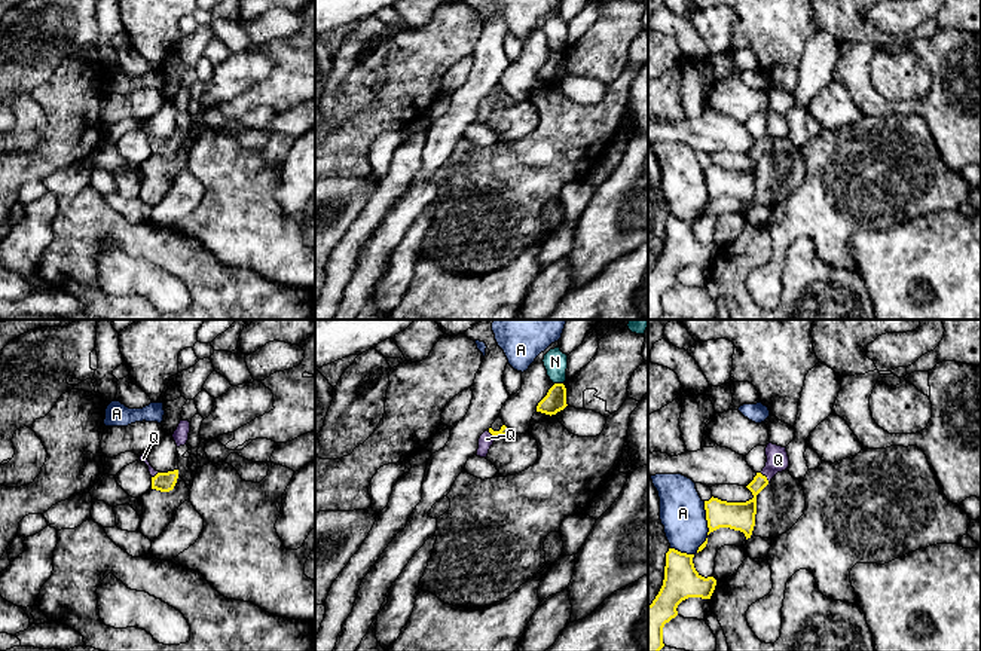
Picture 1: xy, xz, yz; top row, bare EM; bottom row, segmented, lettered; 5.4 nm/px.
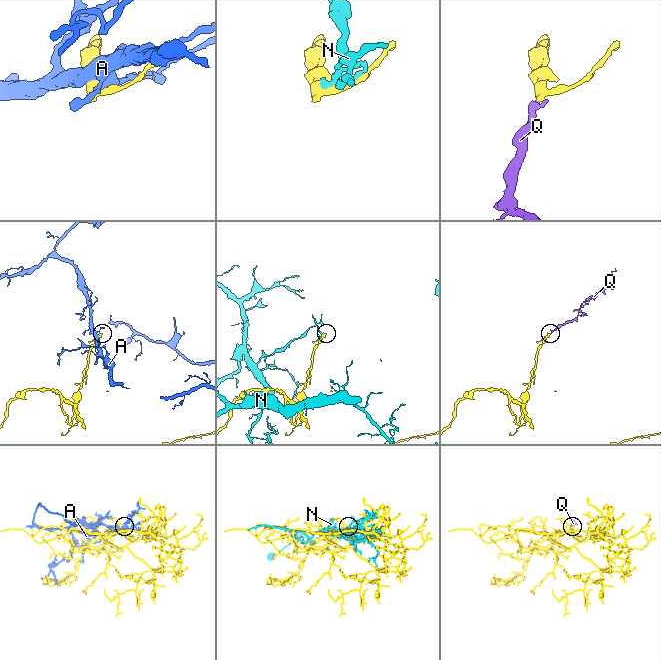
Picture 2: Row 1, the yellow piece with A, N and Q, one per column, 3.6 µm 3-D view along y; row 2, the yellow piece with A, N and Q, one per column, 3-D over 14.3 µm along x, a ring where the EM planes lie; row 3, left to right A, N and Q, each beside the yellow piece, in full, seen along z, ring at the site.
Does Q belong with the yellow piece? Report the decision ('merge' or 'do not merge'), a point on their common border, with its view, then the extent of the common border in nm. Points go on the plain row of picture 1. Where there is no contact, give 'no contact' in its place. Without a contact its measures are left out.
merge | yz (766, 144) | 80 nm

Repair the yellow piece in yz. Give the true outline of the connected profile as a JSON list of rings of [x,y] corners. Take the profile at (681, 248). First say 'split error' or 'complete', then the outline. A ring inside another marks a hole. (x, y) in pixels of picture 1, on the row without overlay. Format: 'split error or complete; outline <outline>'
complete; outline [[[669,216],[666,220],[663,253],[648,272],[648,320],[658,320],[663,311],[663,294],[678,282],[678,272],[688,265],[710,266],[716,247],[702,244],[693,230],[694,221]]]

